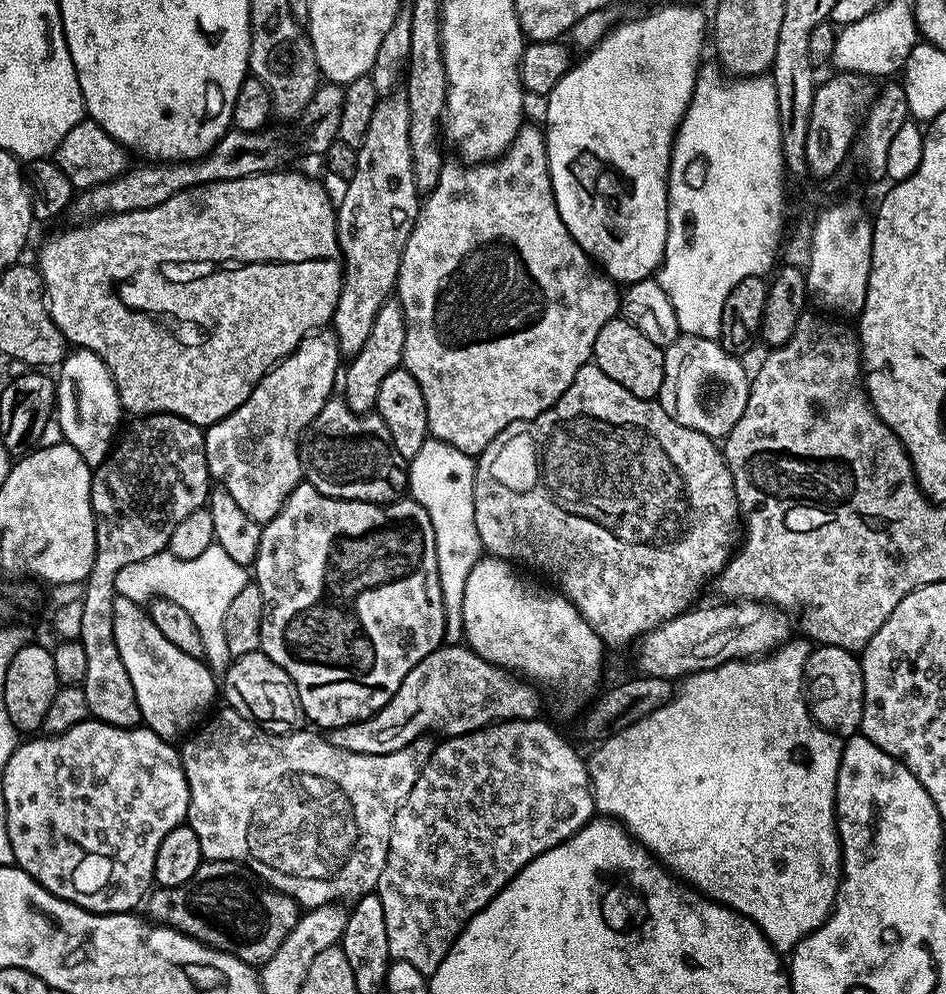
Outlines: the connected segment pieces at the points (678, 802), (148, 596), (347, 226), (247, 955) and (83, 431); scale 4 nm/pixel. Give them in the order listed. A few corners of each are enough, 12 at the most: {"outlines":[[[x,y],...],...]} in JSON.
{"outlines":[[[807,639],[683,677],[596,812],[791,953],[832,913],[845,741]],[[214,543],[198,558],[165,550],[122,566],[115,595],[178,602],[222,674],[230,601],[249,569]],[[404,98],[379,101],[336,208],[330,321],[362,350],[420,213]],[[232,860],[153,887],[147,919],[262,966],[294,898]],[[73,351],[54,409],[89,466],[121,427],[120,395],[98,354]]]}

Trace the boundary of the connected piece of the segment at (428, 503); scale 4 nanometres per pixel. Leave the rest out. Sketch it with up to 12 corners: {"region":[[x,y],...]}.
{"region":[[429,438],[408,492],[430,514],[444,639],[461,643],[466,578],[482,549],[476,460]]}

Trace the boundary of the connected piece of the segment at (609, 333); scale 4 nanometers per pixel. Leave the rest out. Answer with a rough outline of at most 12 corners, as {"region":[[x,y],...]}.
{"region":[[628,320],[598,330],[592,360],[618,386],[656,400],[664,349]]}

